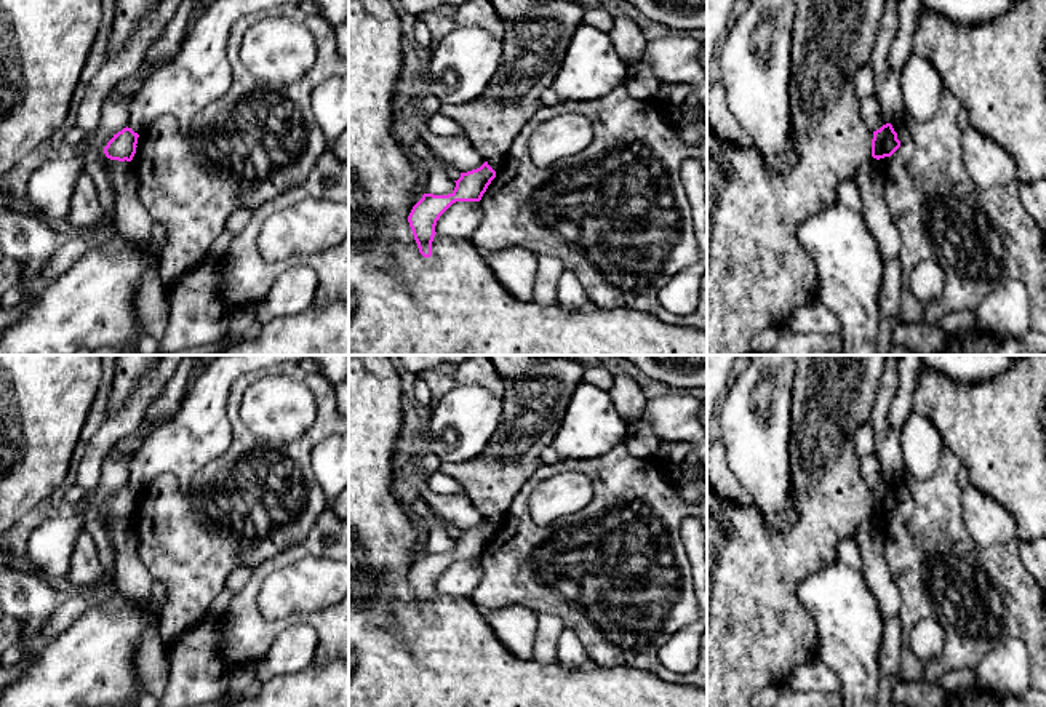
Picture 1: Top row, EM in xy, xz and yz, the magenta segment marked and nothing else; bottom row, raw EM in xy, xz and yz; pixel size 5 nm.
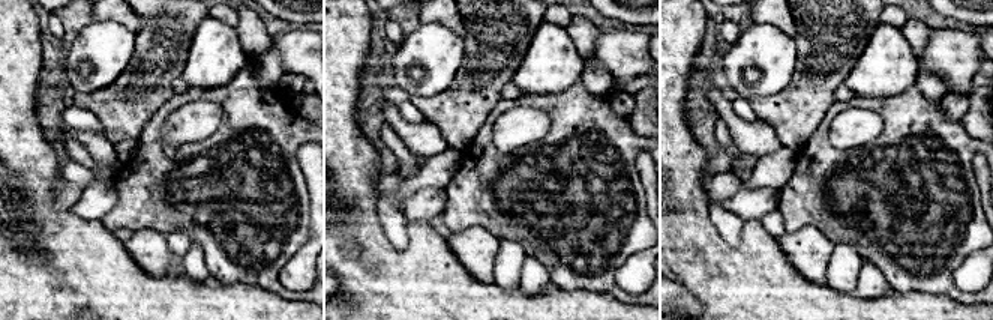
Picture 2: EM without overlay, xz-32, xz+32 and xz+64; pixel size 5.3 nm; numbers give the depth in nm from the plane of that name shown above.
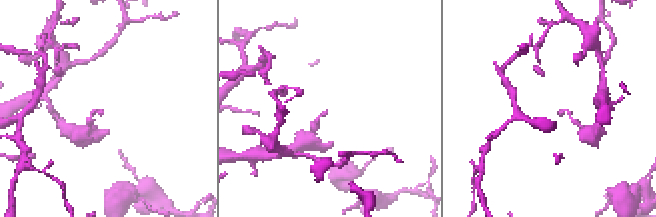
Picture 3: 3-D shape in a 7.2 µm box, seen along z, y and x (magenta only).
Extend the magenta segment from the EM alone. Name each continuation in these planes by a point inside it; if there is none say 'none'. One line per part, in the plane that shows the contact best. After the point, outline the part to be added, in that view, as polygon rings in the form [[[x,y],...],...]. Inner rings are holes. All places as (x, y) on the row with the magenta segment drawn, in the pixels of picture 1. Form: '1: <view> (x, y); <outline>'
none

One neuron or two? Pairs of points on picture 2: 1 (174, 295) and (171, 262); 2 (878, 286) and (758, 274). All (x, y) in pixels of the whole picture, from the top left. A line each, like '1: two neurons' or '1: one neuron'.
1: two neurons
2: two neurons

